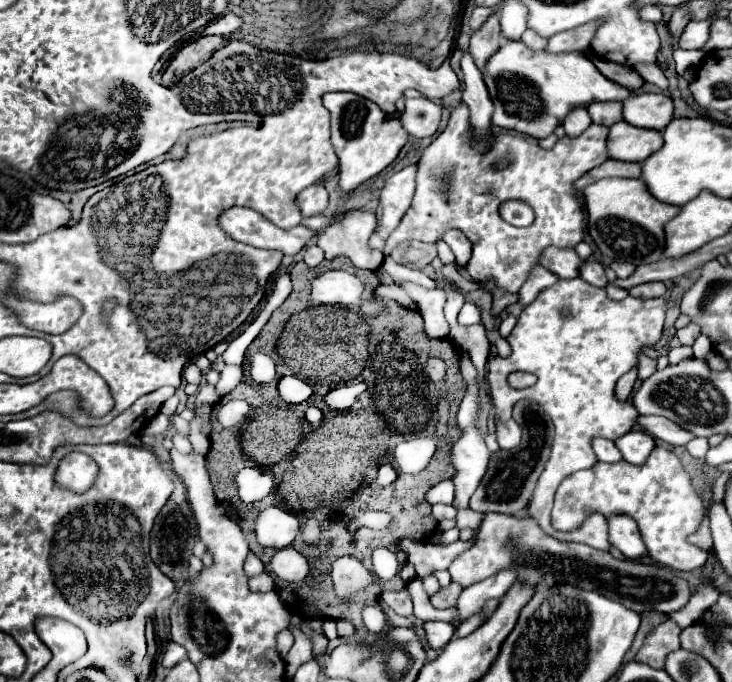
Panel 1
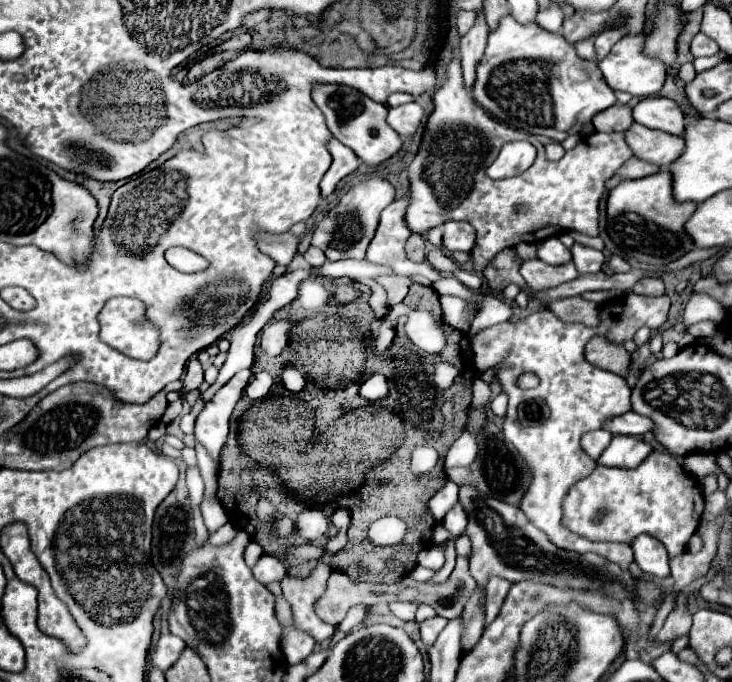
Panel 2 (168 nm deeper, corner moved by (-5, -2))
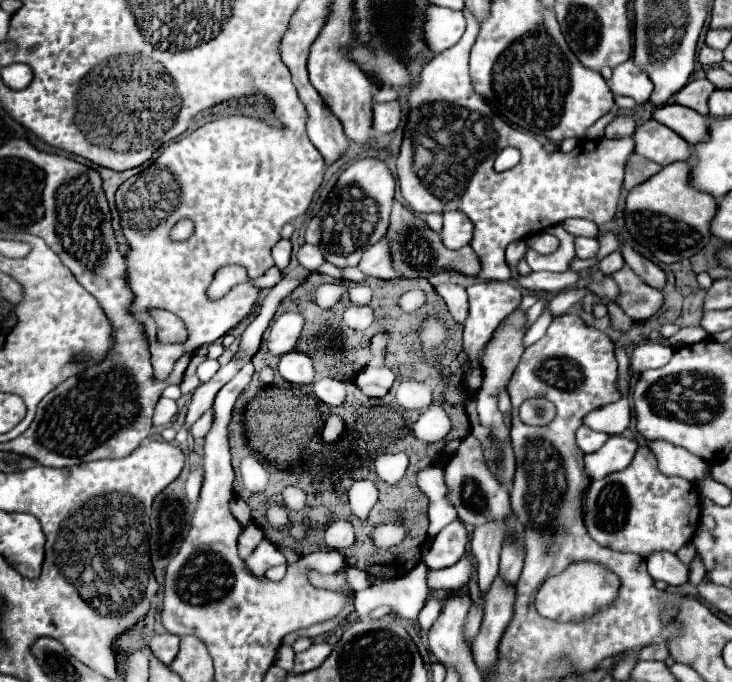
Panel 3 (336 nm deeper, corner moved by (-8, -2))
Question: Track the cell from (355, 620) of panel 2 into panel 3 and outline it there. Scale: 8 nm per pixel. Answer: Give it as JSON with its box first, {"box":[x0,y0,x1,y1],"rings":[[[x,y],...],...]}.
{"box":[356,563,428,621],"rings":[[[418,563],[408,575],[382,583],[382,585],[370,585],[364,591],[356,593],[356,615],[360,619],[368,617],[370,611],[374,611],[380,605],[390,605],[394,613],[402,619],[416,621],[418,613],[422,611],[426,603],[426,575],[428,567],[424,563]]]}

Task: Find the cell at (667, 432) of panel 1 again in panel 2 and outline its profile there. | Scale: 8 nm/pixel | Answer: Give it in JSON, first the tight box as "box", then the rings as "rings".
{"box":[603,411,653,435],"rings":[[[627,411],[625,415],[607,419],[603,423],[603,429],[607,429],[613,435],[643,435],[647,431],[653,431],[653,421],[645,419],[643,415],[637,415],[635,411]]]}

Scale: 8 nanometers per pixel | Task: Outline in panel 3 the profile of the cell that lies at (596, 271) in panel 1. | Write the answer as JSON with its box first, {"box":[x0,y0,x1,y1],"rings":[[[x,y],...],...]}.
{"box":[576,237,600,259],"rings":[[[576,237],[576,257],[580,259],[594,259],[598,255],[600,243],[590,237]]]}

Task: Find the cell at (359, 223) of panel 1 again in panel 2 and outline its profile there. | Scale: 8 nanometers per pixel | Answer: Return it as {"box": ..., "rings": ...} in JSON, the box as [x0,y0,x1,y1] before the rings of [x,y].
{"box":[311,175,395,261],"rings":[[[369,175],[359,179],[331,209],[327,209],[321,223],[311,235],[311,245],[319,247],[329,261],[365,259],[367,243],[373,239],[375,229],[379,225],[379,215],[389,203],[393,203],[393,199],[395,187],[385,177]]]}

